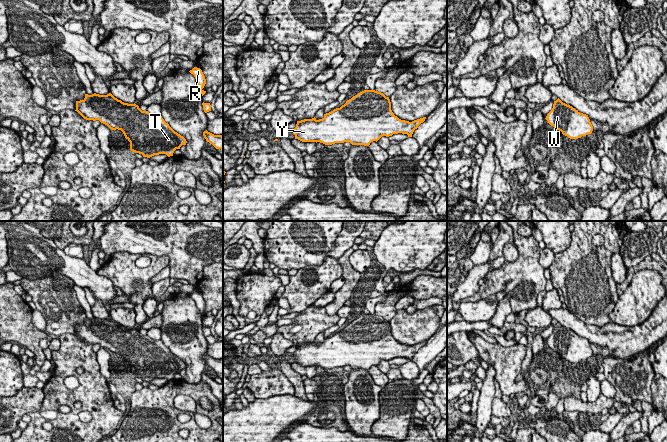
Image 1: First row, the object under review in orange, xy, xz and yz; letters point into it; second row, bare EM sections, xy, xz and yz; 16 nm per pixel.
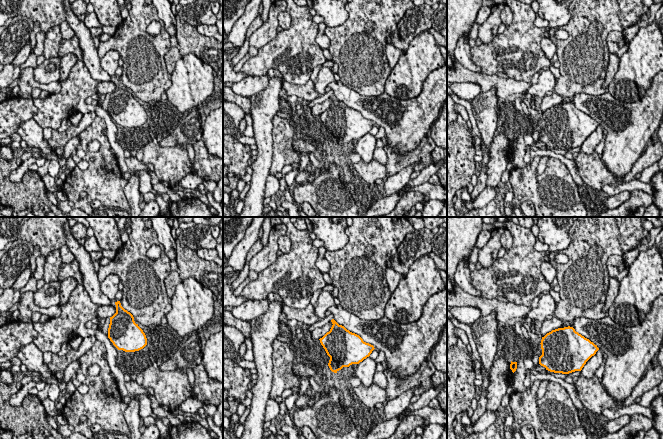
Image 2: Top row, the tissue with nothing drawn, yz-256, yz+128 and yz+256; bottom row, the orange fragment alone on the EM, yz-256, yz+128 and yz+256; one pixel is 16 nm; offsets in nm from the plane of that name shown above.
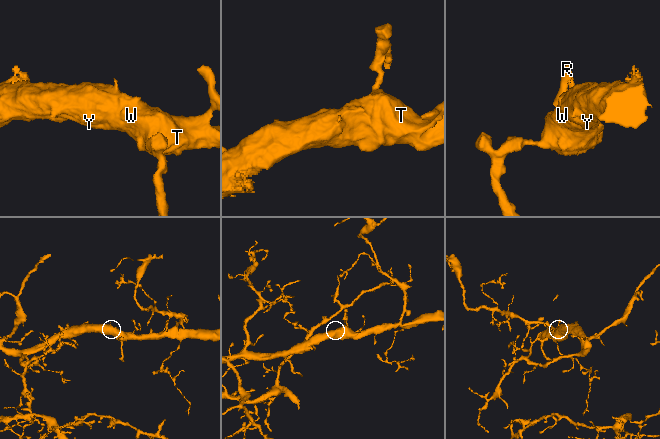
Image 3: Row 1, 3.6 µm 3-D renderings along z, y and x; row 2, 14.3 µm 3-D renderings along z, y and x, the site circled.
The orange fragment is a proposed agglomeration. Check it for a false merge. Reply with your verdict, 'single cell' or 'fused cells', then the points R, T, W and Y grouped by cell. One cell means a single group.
single cell | R T W Y

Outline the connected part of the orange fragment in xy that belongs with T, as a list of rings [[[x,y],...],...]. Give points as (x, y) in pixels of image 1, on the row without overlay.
[[[111,317],[85,318],[83,324],[76,325],[75,335],[86,344],[99,344],[112,354],[121,354],[130,366],[130,374],[143,381],[159,378],[170,381],[176,373],[187,367],[162,340],[142,335],[135,327],[124,327]]]

